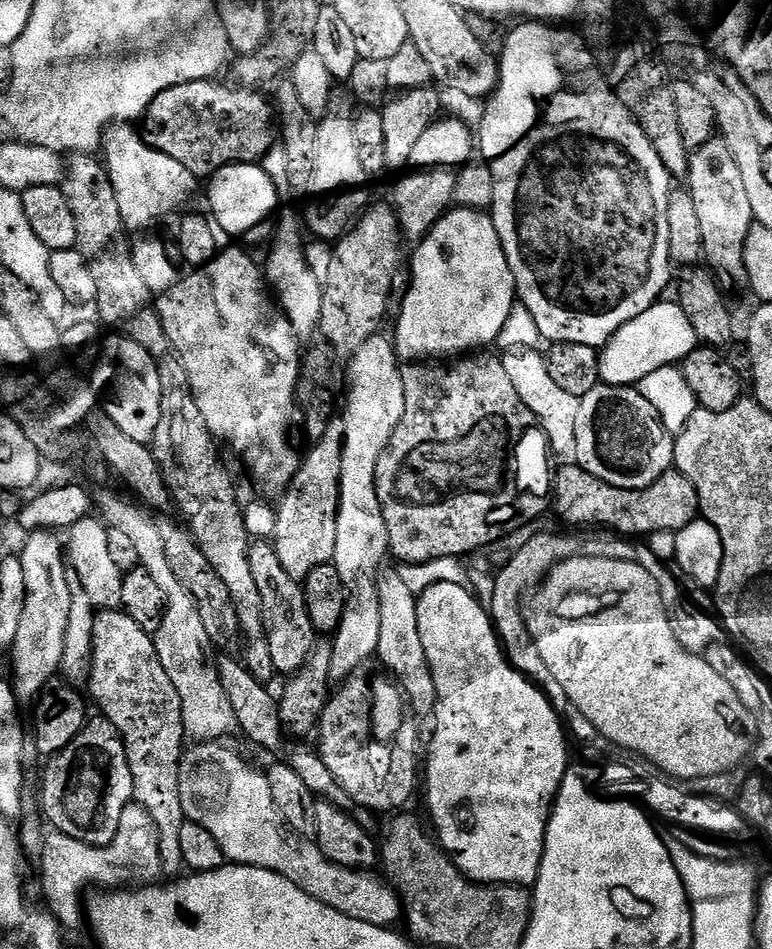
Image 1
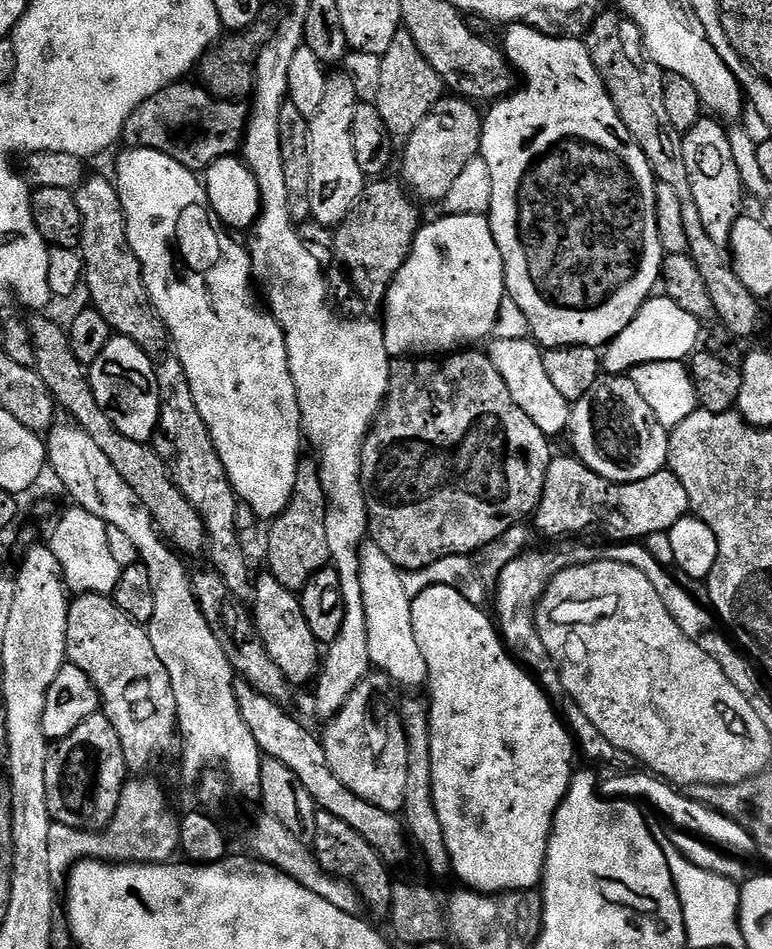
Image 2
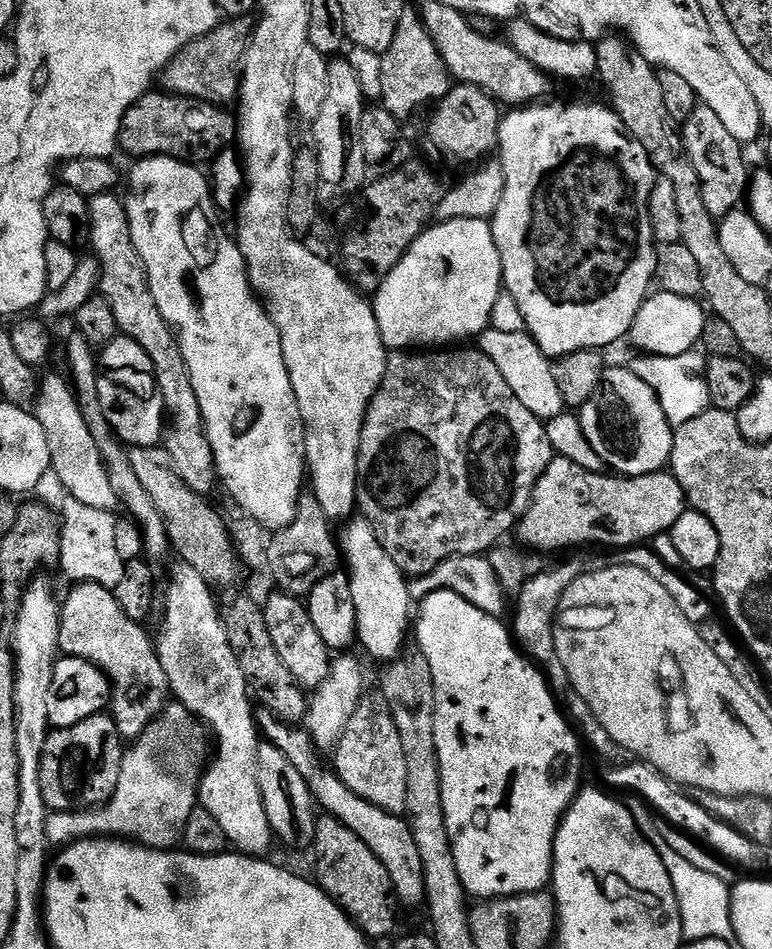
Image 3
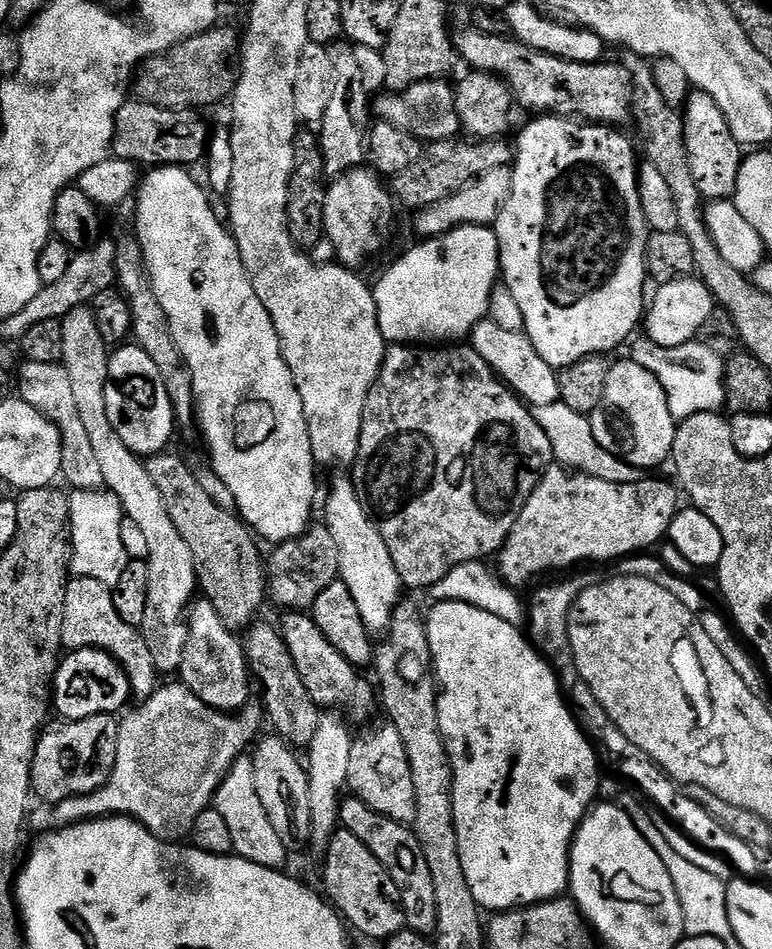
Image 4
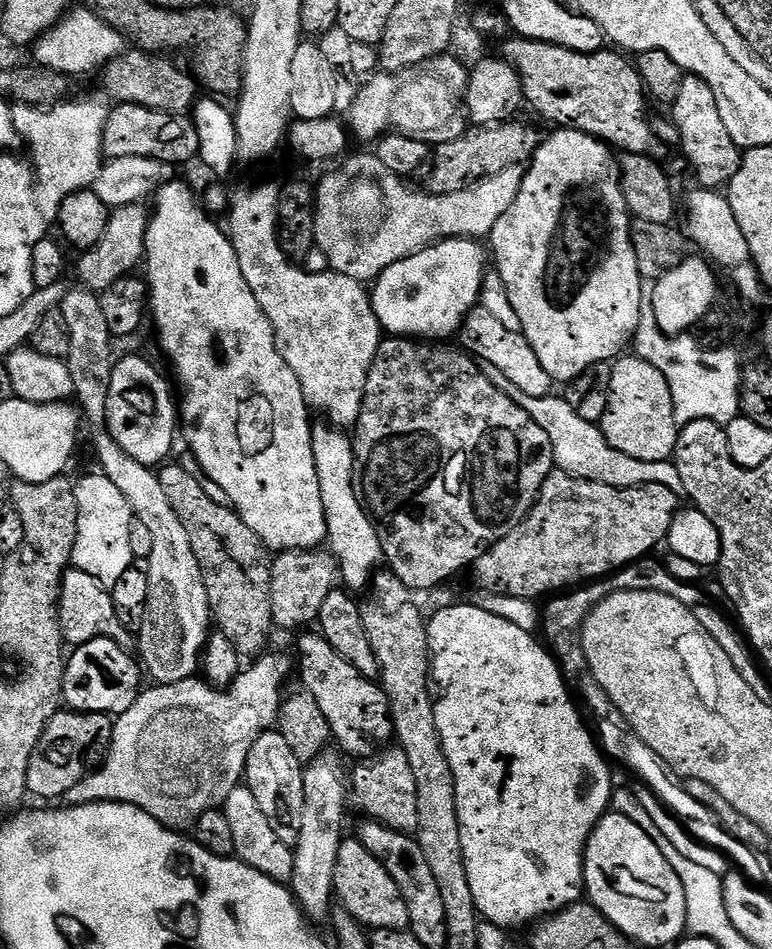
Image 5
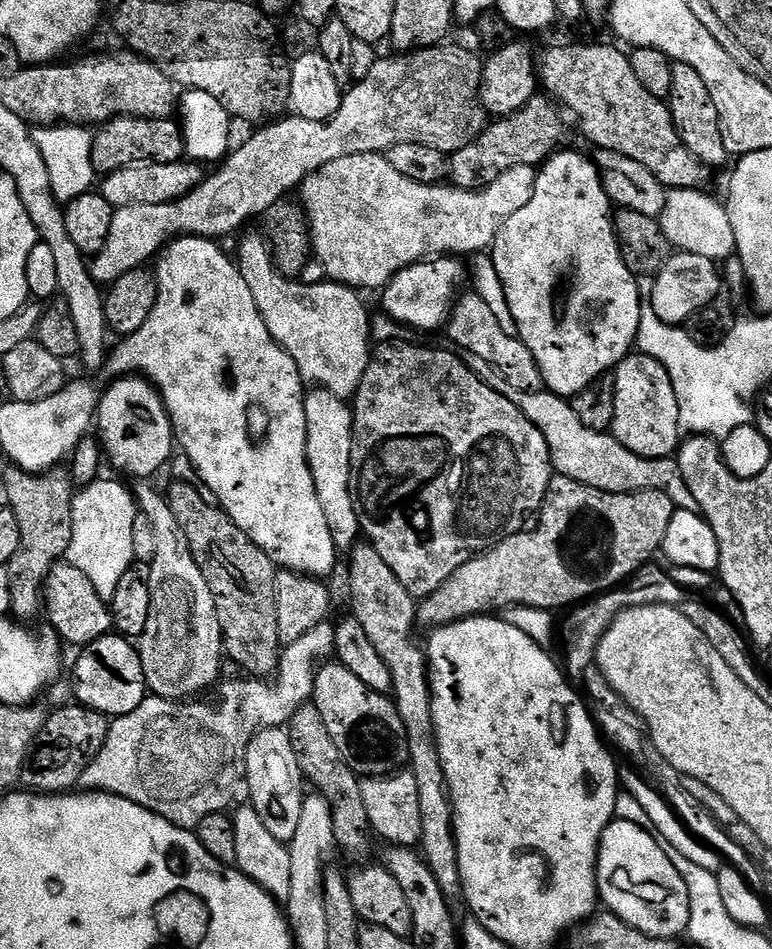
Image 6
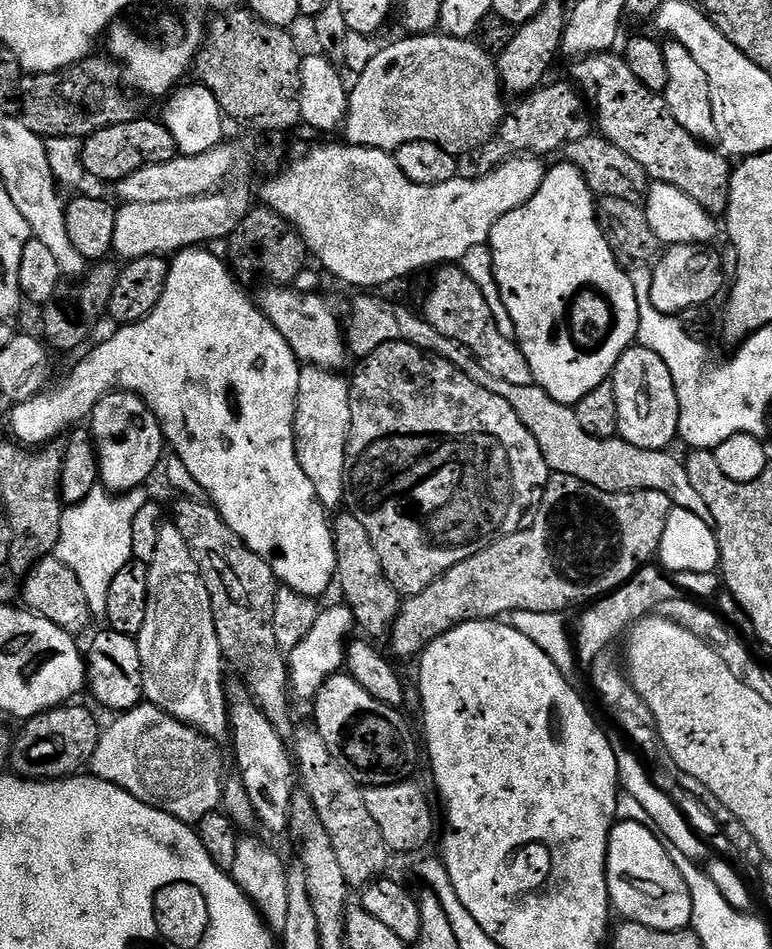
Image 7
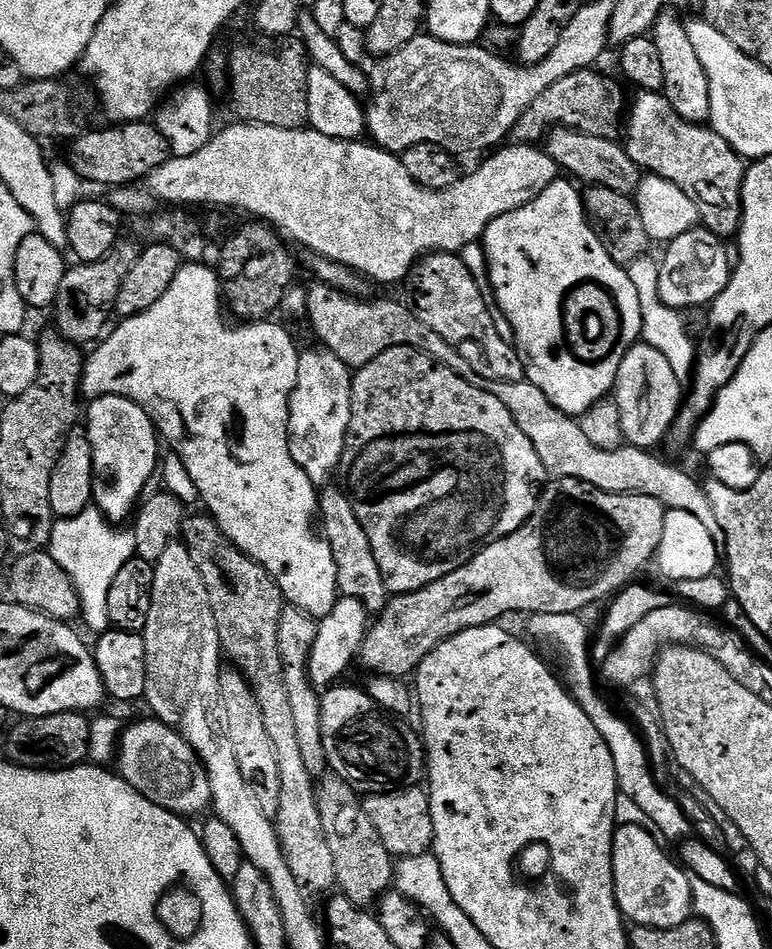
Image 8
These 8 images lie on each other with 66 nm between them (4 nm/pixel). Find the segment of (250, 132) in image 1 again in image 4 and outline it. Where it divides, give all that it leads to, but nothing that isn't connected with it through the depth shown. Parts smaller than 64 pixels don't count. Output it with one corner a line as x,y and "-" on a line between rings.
139,98
129,99
118,110
111,155
137,166
193,166
205,159
210,139
210,127
199,111
191,108
159,108

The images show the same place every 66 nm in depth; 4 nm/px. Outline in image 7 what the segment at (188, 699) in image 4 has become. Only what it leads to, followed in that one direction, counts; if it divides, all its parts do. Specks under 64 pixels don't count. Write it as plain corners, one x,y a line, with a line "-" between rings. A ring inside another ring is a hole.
337,602
333,608
325,607
320,611
318,622
314,622
310,634
306,634
306,638
302,638
302,642
298,642
298,646
294,646
287,657
290,692
297,701
315,701
318,690
322,690
325,682
345,667
348,645
353,635
352,628
354,629
352,611
347,604
-
141,702
128,712
121,712
112,725
100,733
100,741
90,761
91,775
102,778
138,798
146,806
154,806
182,823
194,826
206,814
217,811
224,799
224,760
216,749
217,741
205,736
189,724
183,724
178,718
166,714
161,708

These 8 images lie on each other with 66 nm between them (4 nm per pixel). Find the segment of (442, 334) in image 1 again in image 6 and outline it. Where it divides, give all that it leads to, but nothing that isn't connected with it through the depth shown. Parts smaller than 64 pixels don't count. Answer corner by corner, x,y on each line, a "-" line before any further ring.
451,255
419,260
417,264
403,268
384,285
382,295
384,295
385,309
383,308
383,311
388,319
395,320
405,329
421,328
424,332
432,332
435,328
443,329
453,303
461,291
460,283
463,280
465,283
465,265

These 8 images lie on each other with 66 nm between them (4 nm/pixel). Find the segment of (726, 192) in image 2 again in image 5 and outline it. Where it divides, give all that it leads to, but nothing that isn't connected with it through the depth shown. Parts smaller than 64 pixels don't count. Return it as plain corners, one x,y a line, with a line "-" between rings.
686,74
682,78
682,84
678,89
678,98
670,105
670,119
676,126
678,133
678,144
684,147
684,156
696,167
696,180
701,189
720,190
723,189
738,174
738,166
742,159
742,149
730,138
726,126
722,126
722,114
718,114
718,98
714,98
714,90
702,82
702,78

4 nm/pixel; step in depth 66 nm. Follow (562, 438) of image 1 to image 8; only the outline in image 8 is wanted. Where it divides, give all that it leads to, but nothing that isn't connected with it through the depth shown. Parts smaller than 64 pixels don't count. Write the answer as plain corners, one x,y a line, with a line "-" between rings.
430,252
421,255
410,272
411,280
411,307
416,316
422,318
422,322
426,322
430,330
434,330
434,334
442,334
446,342
457,346
477,344
484,351
484,360
488,363
486,372
491,379
506,382
522,382
526,379
526,361
523,355
515,343
506,341
498,334
489,304
460,254

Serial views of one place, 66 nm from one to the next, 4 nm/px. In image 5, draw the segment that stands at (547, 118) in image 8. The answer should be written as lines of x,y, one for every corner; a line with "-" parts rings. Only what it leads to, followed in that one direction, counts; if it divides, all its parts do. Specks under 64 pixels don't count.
516,123
472,126
462,138
435,145
431,149
430,159
423,173
423,187
433,196
458,194
494,174
502,174
502,170
510,166
527,165
540,147
542,136
539,136
530,125

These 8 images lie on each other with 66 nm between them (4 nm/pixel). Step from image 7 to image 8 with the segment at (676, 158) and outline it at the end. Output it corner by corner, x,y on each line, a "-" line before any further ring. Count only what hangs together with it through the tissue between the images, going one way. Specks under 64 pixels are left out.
637,91
635,95
636,101
633,104
631,101
630,111
626,116
626,147
632,161
642,170
661,176
663,180
674,182
678,190
682,190
682,194
686,194
686,198
694,202
694,206
700,212
703,227
709,232
721,238
735,237
740,231
742,218
740,191
744,185
746,171
744,157
739,156
730,146
730,142
726,142
726,138
722,138
722,134
718,134
712,127
692,124
682,119
674,110
674,106
670,106
670,102
661,93

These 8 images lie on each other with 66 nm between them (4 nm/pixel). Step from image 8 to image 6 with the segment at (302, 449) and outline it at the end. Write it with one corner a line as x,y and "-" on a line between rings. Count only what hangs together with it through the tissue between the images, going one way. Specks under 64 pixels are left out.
317,388
311,389
305,395
304,409
307,434
306,458
310,466
310,474
314,478
314,490
318,490
318,503
322,506
322,515
326,517
326,526
330,526
330,534
334,538
337,549
348,550
357,543
361,535
358,514
354,510
354,498
350,494
350,454
353,453
352,411
341,397

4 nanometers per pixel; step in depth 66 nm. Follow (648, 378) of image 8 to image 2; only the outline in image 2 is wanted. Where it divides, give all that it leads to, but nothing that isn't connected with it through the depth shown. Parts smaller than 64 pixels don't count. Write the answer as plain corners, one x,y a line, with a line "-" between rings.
604,374
590,386
585,396
570,408
570,437
576,459
582,461
594,474
606,478
611,484
633,484
642,478
665,471
668,462
669,429
654,418
654,410
646,406
646,398
638,394
638,386
624,374

